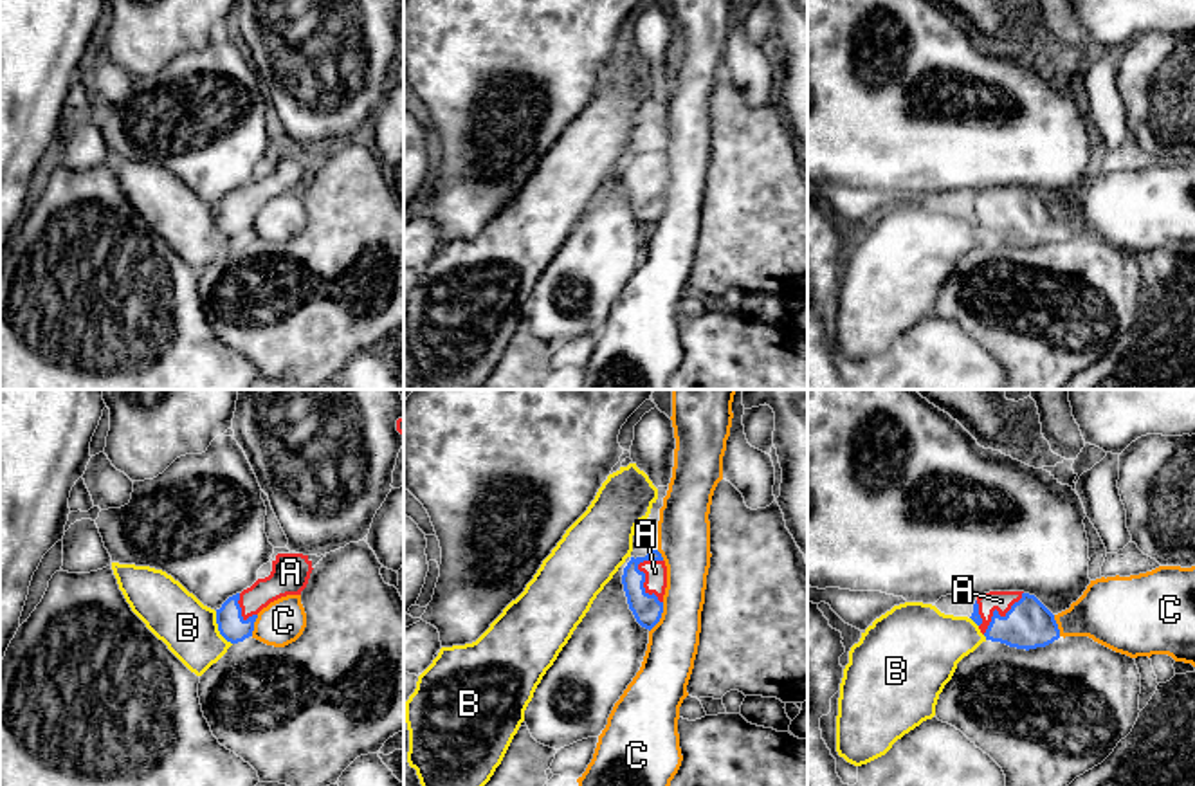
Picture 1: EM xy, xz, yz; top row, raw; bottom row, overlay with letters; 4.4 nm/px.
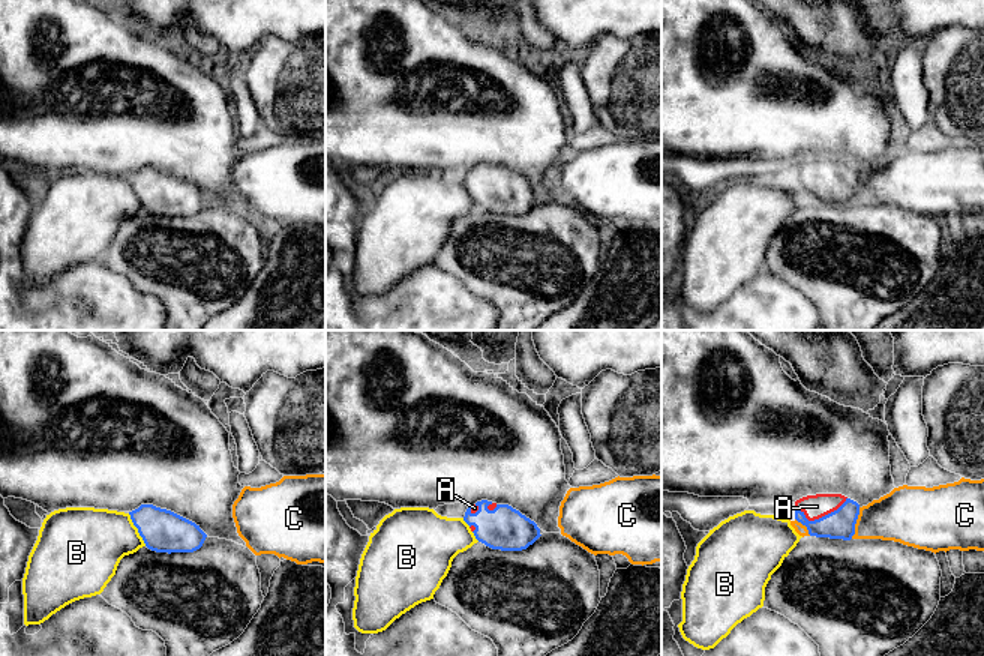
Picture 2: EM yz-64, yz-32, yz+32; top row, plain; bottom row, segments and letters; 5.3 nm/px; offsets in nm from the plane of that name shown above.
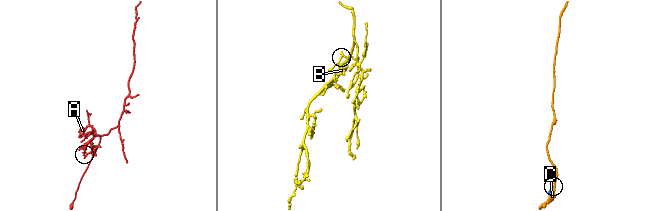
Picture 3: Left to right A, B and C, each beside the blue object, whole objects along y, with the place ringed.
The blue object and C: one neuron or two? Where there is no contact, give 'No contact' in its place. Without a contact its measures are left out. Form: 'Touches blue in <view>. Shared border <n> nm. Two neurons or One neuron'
Touches blue in xz. Shared border 150 nm. Two neurons

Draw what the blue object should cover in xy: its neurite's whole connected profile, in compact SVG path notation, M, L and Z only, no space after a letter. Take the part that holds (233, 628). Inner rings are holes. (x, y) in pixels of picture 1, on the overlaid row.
M278 553L269 577L258 579L251 588L229 597L216 609L220 635L231 644L252 636L258 613L281 597L301 595L312 570L308 555Z

